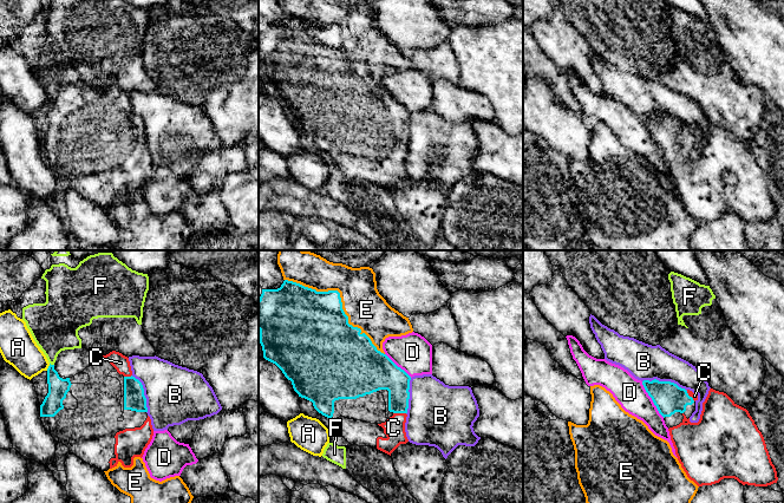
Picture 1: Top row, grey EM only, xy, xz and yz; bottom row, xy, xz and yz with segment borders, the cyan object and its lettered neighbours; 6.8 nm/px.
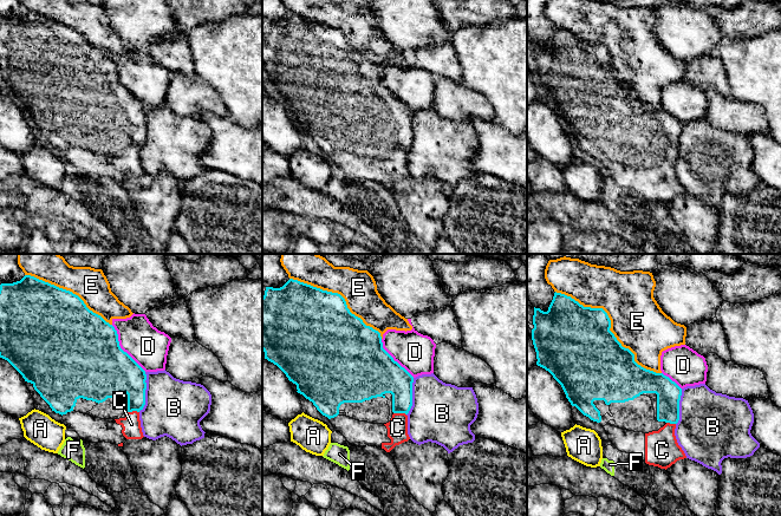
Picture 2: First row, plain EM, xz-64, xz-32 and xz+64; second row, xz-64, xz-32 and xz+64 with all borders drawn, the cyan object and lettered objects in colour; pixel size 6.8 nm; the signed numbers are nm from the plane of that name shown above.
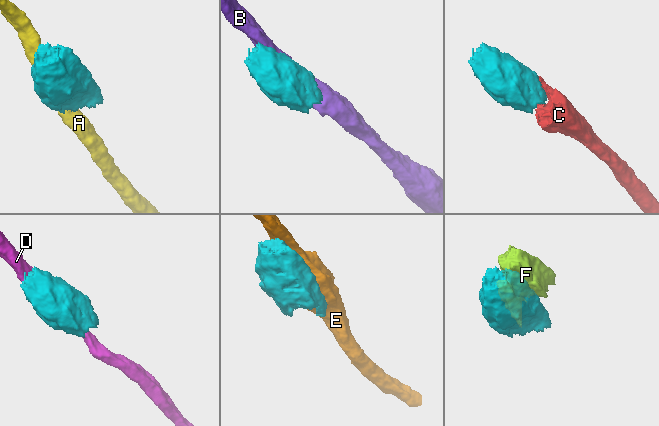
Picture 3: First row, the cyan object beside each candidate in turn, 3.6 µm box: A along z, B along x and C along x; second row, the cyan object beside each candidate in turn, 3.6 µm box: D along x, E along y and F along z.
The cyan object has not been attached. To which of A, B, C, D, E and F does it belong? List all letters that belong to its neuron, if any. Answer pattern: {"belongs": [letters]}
{"belongs": ["C"]}

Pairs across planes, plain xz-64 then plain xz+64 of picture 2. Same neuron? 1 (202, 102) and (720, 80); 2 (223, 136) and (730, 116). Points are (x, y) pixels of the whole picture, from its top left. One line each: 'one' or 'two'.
1: two
2: two

